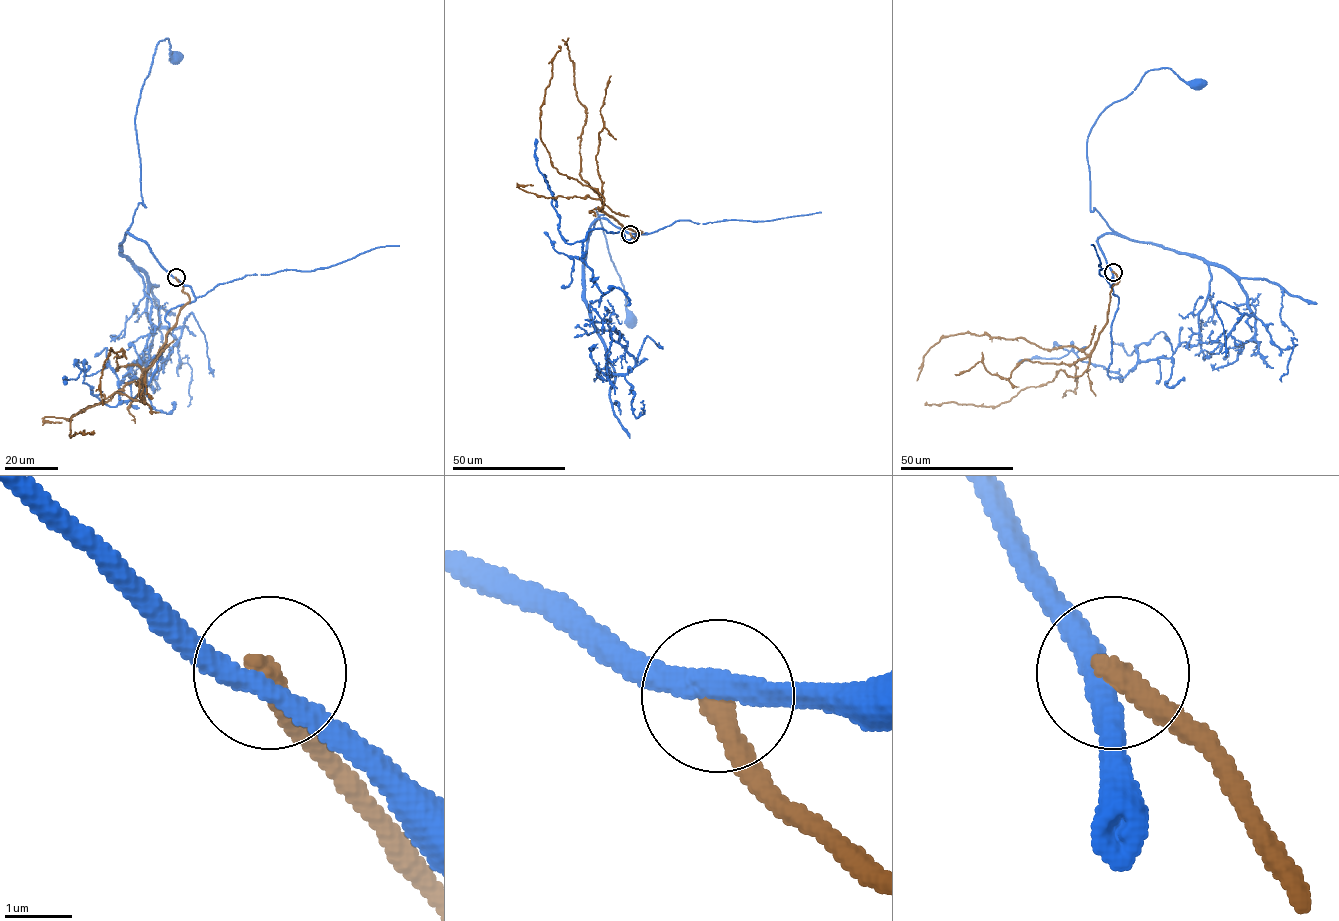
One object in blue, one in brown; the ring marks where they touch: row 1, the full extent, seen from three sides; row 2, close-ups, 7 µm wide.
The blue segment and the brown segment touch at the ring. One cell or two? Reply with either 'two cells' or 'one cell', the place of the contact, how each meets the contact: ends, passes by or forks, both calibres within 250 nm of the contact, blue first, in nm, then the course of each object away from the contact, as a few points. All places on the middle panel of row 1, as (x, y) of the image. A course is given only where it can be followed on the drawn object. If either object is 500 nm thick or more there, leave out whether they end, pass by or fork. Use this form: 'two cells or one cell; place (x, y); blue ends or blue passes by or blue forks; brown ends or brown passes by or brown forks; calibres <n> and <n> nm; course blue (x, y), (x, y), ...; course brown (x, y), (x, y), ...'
two cells; place (630, 234); blue passes by; brown ends; calibres 320 and 380 nm; course blue (630, 233), (598, 218), (589, 235), (605, 212), (595, 209), (630, 318); course brown (630, 233), (636, 240), (642, 232), (600, 211), (604, 198), (560, 174), (542, 141), (540, 106), (558, 46)

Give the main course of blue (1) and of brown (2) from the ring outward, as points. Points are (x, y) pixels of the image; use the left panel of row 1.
1: (175, 277), (126, 231), (137, 205), (145, 206), (135, 116), (139, 94), (159, 41), (167, 38), (175, 58)
2: (175, 277), (189, 301), (140, 379), (145, 400), (114, 392), (72, 418), (70, 436), (91, 432)

